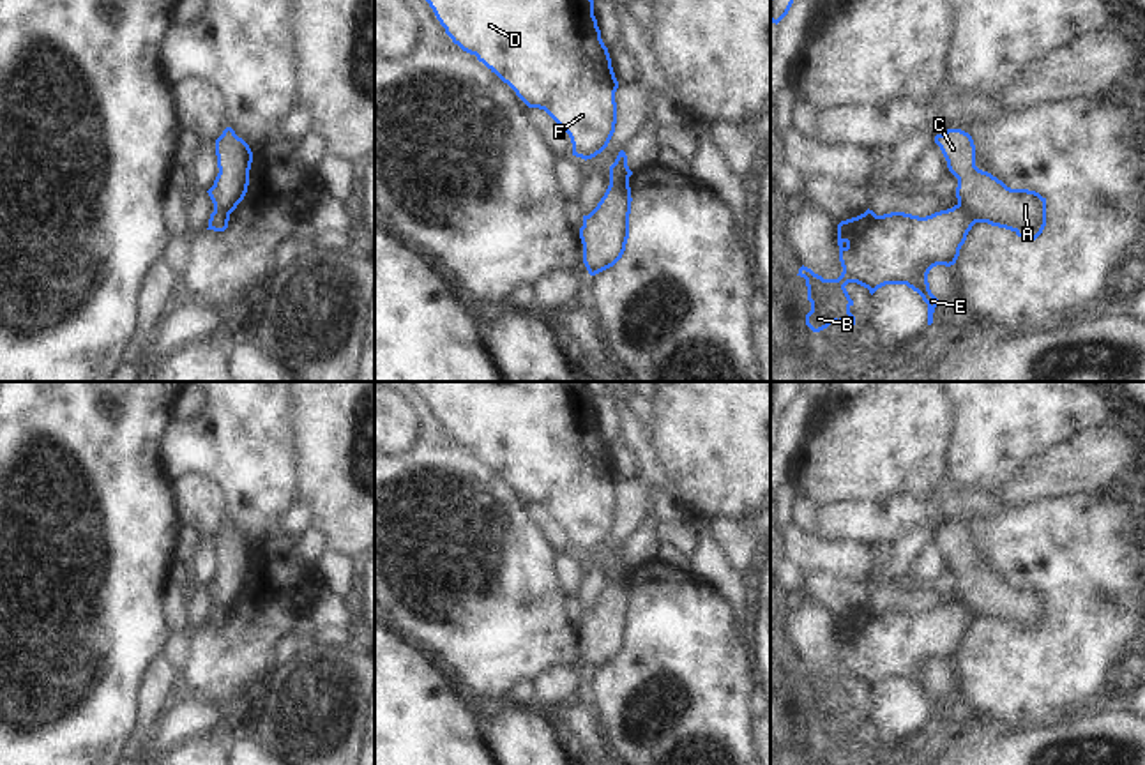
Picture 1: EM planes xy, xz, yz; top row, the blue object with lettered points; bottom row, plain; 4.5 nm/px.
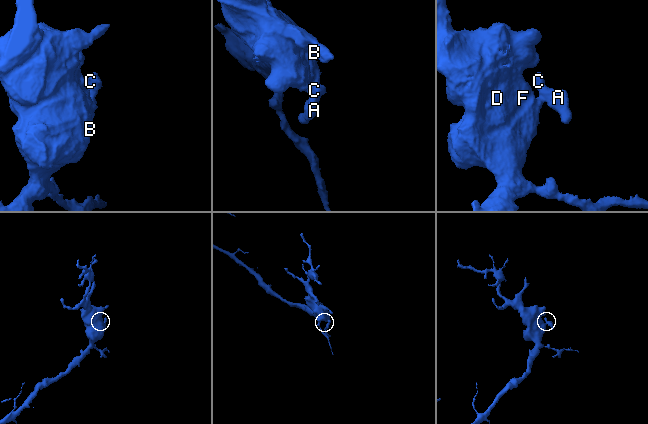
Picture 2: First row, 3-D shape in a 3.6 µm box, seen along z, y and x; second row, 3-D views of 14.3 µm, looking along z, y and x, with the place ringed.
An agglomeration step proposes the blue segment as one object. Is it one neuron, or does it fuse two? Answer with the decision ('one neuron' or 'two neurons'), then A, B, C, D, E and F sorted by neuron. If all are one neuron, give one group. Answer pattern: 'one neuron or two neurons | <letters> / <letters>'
two neurons | A C / B D E F

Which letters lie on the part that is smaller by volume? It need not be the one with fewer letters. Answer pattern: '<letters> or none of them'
A, C.

